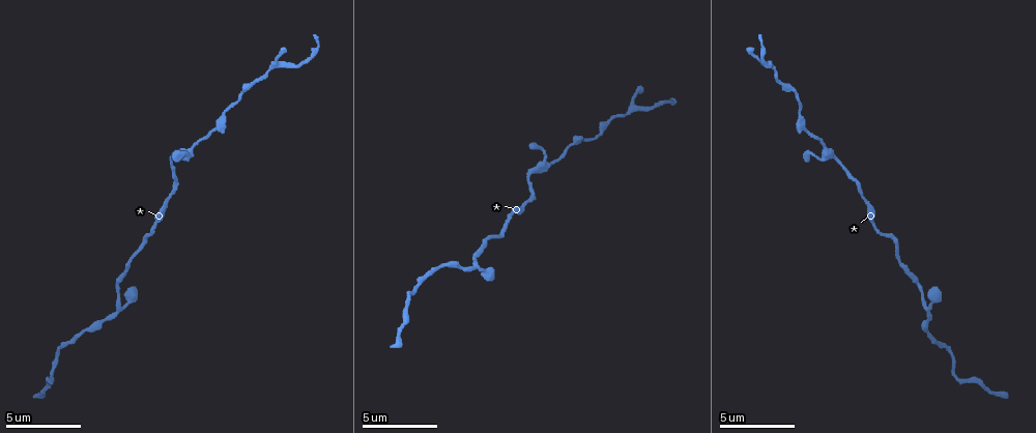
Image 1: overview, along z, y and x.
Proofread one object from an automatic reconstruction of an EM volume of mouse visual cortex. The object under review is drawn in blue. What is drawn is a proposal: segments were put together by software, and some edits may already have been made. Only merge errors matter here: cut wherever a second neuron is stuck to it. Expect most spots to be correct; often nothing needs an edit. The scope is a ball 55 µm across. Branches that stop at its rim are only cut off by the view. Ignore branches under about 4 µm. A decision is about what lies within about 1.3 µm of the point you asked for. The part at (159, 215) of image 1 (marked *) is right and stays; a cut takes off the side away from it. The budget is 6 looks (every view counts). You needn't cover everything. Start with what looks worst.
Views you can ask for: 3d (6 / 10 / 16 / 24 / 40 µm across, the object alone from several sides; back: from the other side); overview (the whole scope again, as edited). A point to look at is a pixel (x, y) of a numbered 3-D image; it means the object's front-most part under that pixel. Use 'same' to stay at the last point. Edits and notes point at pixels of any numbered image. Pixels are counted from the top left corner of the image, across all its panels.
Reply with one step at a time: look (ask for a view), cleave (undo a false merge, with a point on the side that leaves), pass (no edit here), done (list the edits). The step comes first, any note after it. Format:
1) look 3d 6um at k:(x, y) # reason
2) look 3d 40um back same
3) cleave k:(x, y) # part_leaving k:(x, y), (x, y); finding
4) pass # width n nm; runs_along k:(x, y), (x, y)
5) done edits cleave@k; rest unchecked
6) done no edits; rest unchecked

look 3d 10um at 1:(191, 150) # thick turns thin

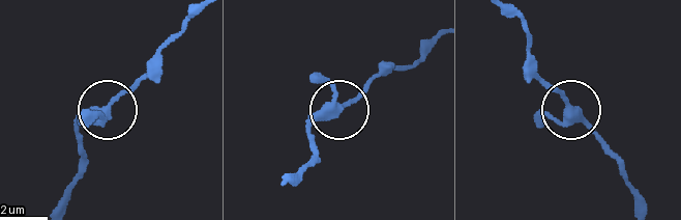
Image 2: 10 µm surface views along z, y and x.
pass # width 290 nm; runs_along 2:(639, 205), (616, 153), (528, 64); all the same neuron

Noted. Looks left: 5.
look 3d 10um at 1:(922, 296) # thin neck

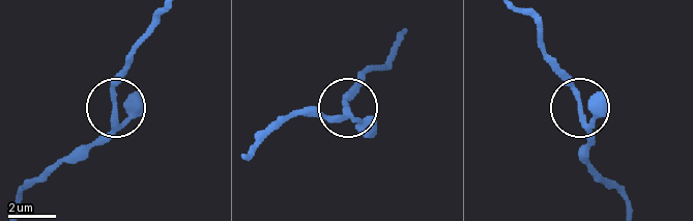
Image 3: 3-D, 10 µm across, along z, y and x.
pass # width 210 nm; runs_along 3:(164, 11), (116, 86), (111, 129), (89, 156); one neuron here

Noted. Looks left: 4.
look 3d 6um at 1:(524, 204) # thick turns thin

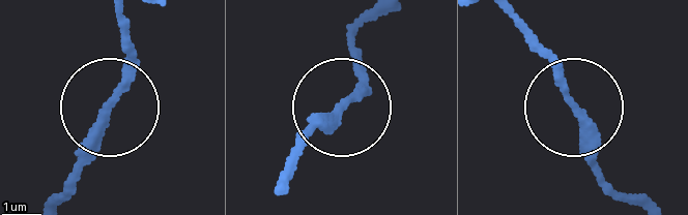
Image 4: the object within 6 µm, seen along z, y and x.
pass # runs_along 4:(588, 144), (561, 78), (521, 31); one neuron here

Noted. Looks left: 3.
done no edits; rest unchecked

